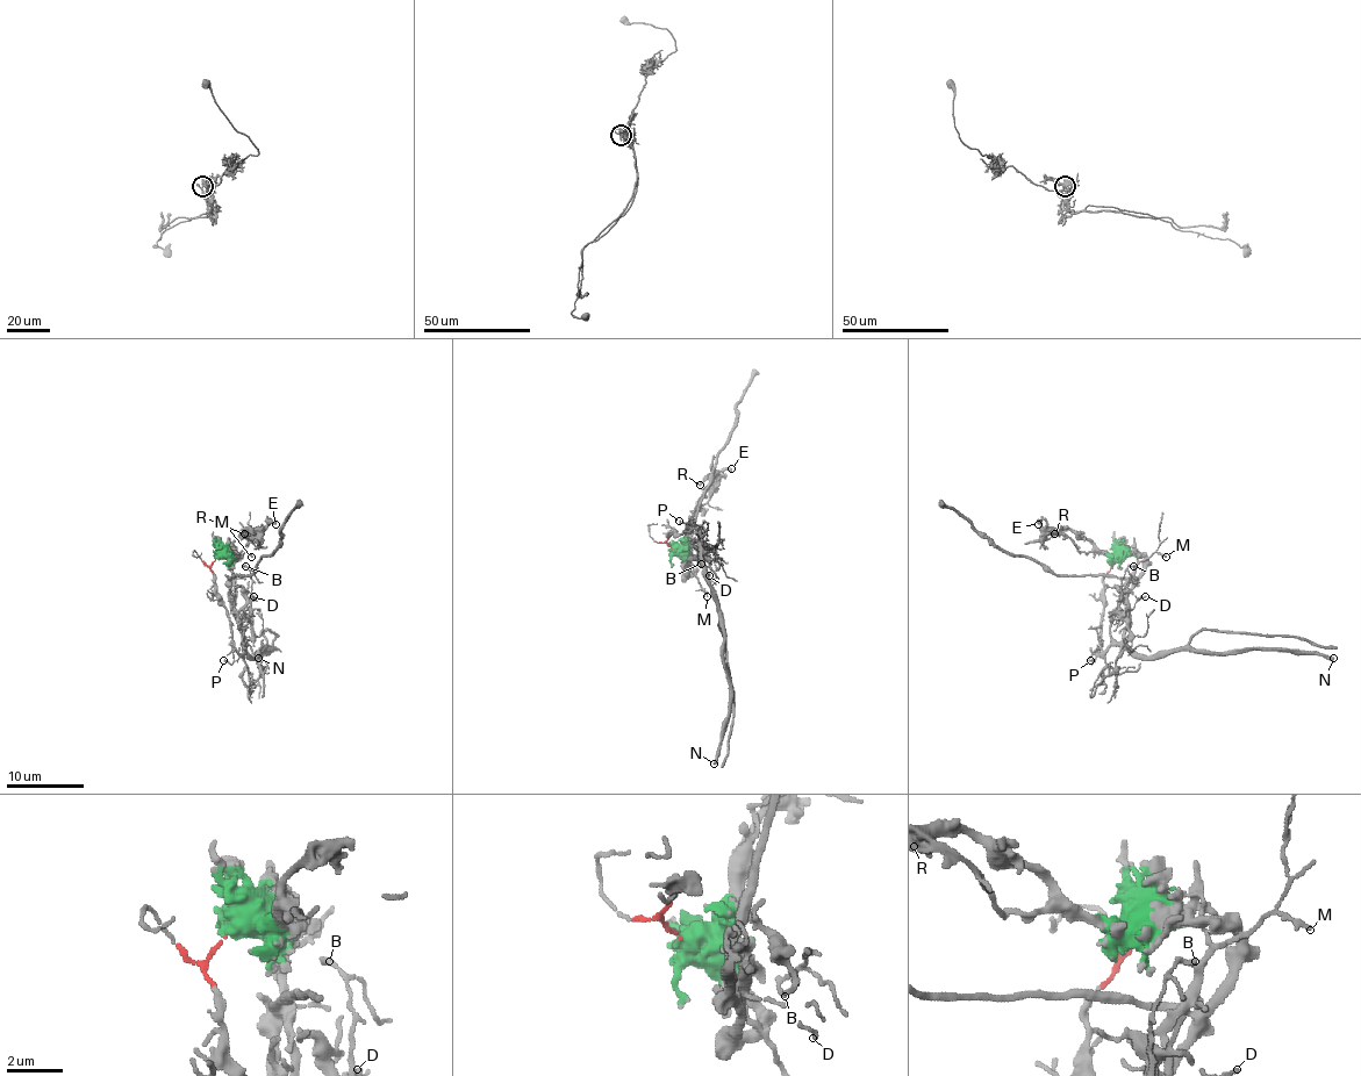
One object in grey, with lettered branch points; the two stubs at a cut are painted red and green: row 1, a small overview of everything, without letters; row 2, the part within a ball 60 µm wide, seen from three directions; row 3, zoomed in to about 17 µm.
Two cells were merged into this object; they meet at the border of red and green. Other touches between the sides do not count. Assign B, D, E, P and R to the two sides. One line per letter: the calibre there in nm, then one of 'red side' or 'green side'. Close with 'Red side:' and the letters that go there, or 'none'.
B: 160 nm | red side
D: 120 nm | red side
E: 360 nm | green side
P: 130 nm | red side
R: 170 nm | green side
Red side: B, D, P

